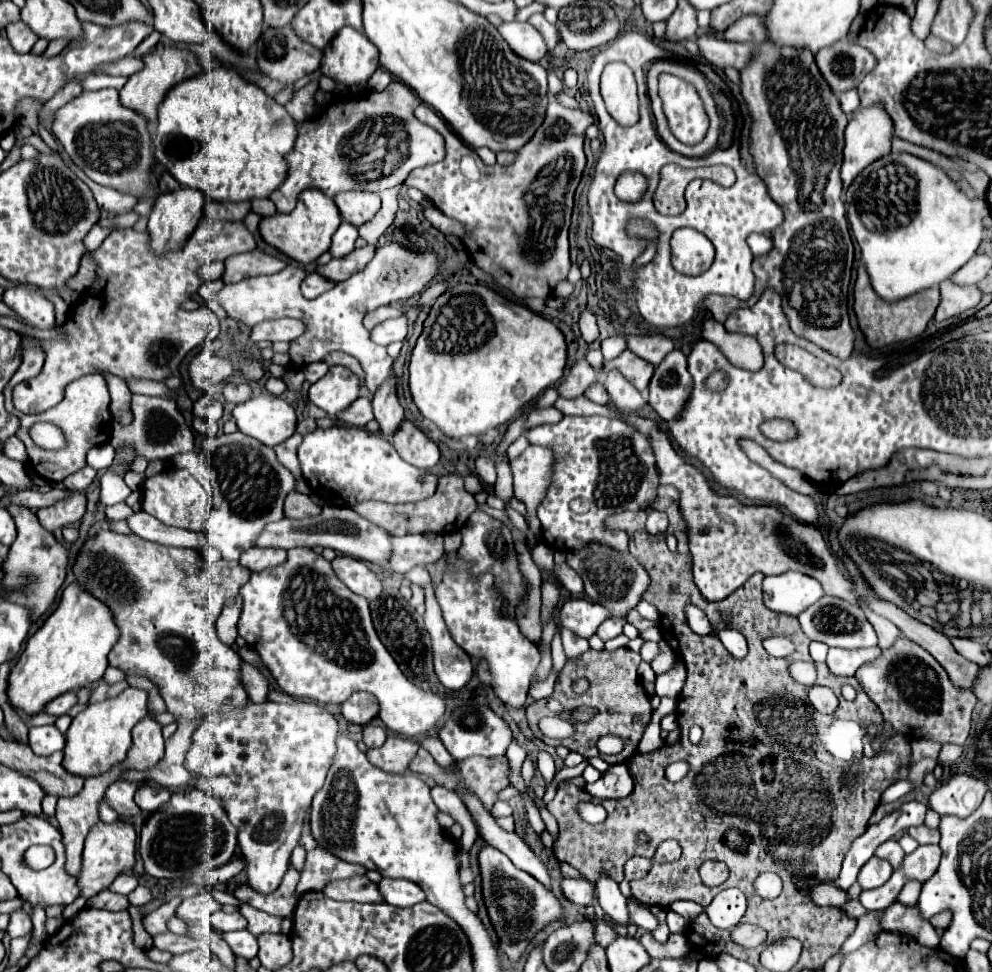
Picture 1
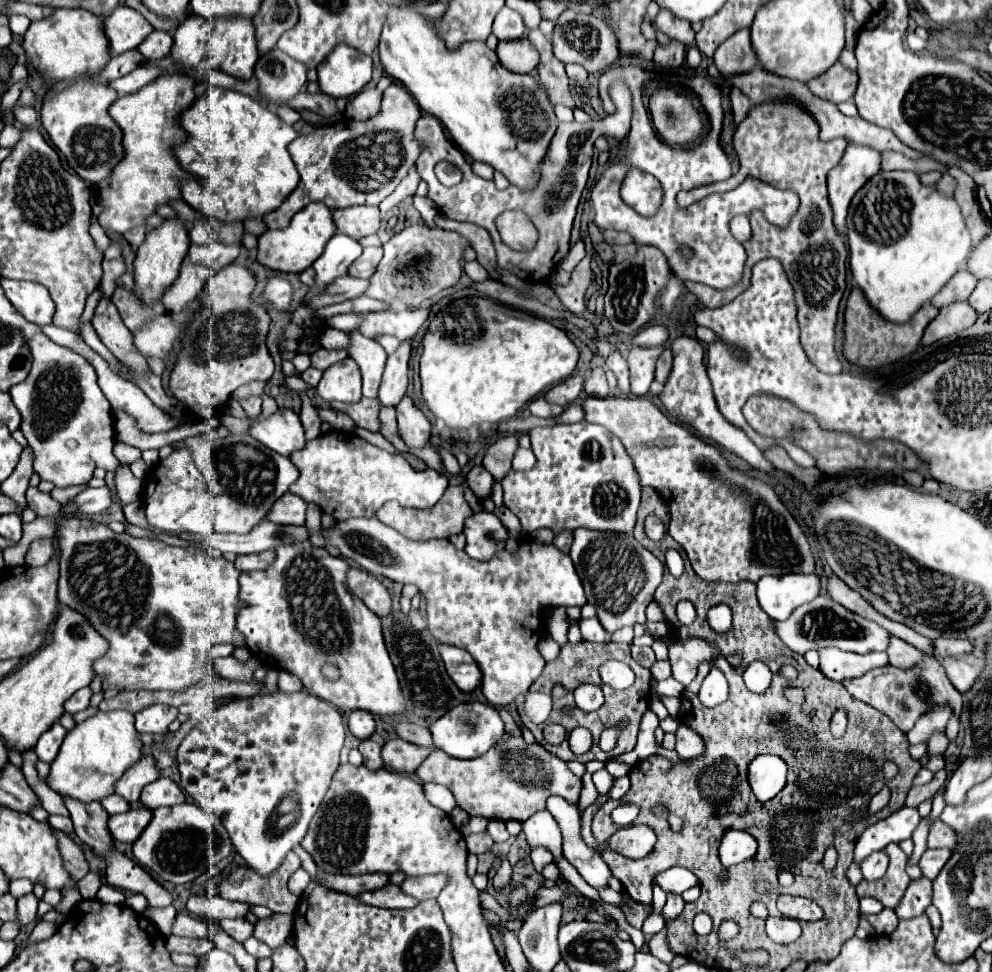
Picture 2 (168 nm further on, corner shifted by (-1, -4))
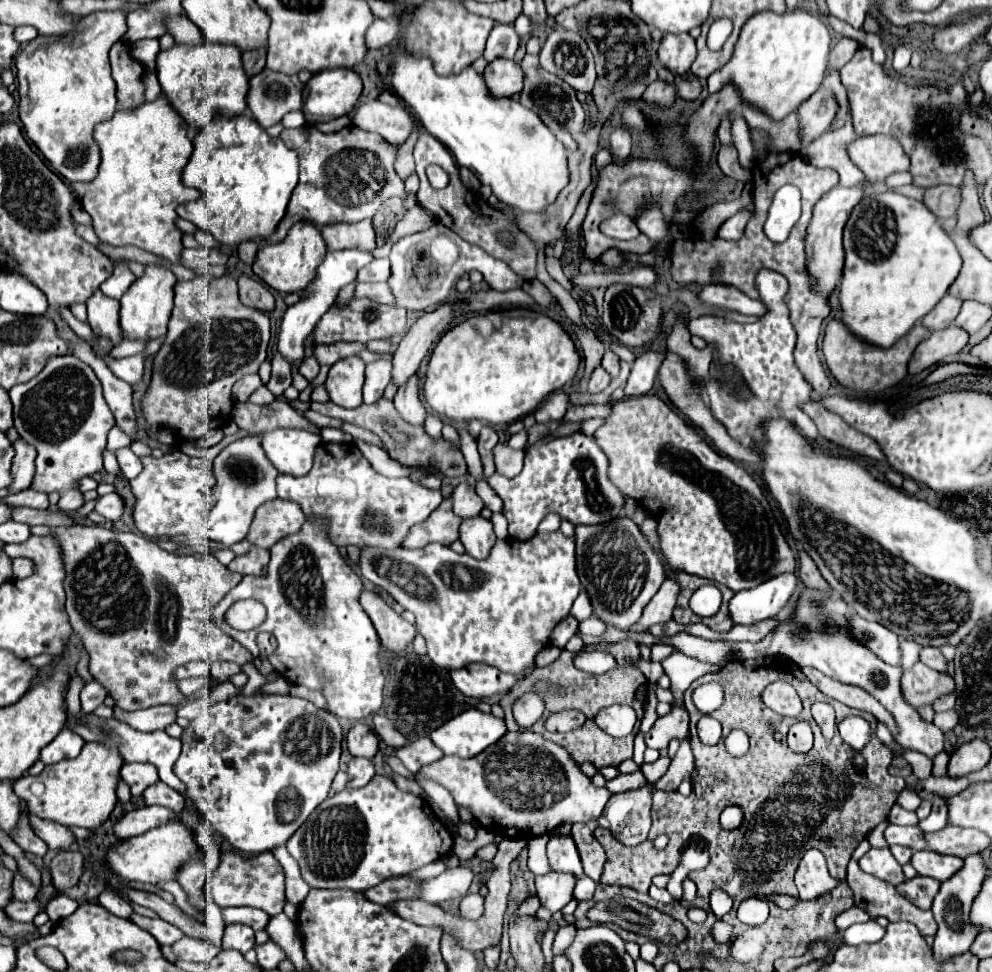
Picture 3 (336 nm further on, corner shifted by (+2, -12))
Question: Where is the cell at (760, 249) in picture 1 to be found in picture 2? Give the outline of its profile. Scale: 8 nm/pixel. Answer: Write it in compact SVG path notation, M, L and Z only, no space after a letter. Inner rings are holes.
M735 216L735 220L731 222L731 232L733 236L743 242L751 238L751 226L749 226L749 218L747 216Z

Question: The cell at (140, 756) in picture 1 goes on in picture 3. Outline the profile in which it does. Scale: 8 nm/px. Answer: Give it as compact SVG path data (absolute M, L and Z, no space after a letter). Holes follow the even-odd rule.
M170 704L152 706L134 712L124 712L120 708L114 708L114 716L122 718L126 724L130 724L140 732L154 732L154 730L164 730L168 724L176 720L176 708Z

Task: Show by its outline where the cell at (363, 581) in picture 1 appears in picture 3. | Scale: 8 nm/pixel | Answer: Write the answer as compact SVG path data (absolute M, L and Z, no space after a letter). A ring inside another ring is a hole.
M362 590L360 604L370 616L380 642L394 654L402 652L414 640L414 626L398 616L376 592Z

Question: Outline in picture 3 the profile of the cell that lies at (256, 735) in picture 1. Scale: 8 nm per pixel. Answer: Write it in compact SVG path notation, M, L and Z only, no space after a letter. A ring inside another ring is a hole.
M256 694L256 696L234 696L230 700L222 700L218 704L214 704L210 708L210 712L206 712L204 716L196 718L190 722L190 726L186 728L186 732L182 734L182 754L180 758L176 760L176 776L184 782L186 790L184 790L184 796L190 798L192 806L212 824L212 828L222 834L224 840L230 842L230 846L236 850L236 852L242 852L242 854L262 854L262 852L272 852L274 848L278 846L284 846L292 836L294 832L306 822L306 818L314 812L314 808L318 804L322 804L326 798L328 798L328 792L330 792L330 786L332 786L332 780L338 772L338 762L340 762L340 744L342 744L342 728L338 724L338 718L334 714L330 714L328 710L322 710L322 708L316 708L312 702L304 700L304 698L296 698L296 696L276 696L276 694Z

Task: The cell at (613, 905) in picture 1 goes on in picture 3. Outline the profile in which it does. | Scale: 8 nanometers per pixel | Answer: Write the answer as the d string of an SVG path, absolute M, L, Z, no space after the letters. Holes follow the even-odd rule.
M550 834L548 840L548 862L554 872L566 872L576 878L584 876L584 868L580 862L580 854L576 850L576 844L572 836L562 834Z

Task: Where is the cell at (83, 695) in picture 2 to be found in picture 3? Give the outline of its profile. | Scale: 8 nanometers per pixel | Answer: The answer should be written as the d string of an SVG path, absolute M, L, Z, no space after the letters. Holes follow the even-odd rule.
M92 680L92 682L88 682L84 688L82 688L82 692L80 692L80 704L82 704L82 712L94 712L102 702L104 702L104 698L106 698L106 692L102 692L102 686L96 682L96 680Z

